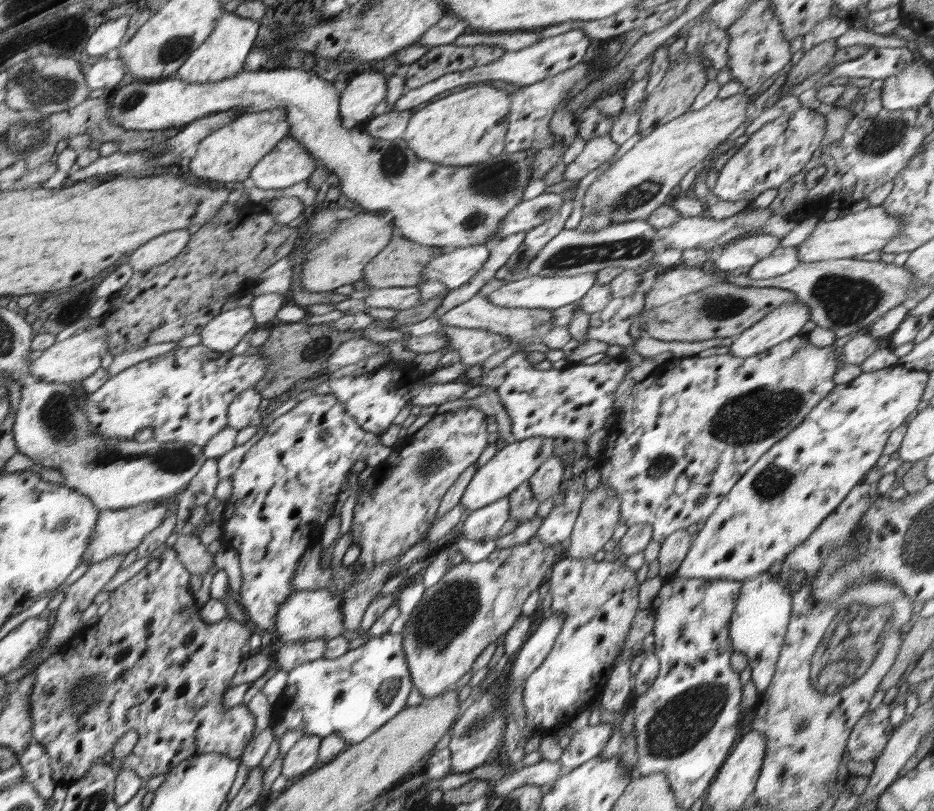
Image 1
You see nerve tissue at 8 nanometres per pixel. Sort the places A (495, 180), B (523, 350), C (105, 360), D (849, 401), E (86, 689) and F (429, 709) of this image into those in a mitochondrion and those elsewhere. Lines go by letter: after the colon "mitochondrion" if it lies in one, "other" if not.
A: mitochondrion
B: other
C: other
D: other
E: mitochondrion
F: other

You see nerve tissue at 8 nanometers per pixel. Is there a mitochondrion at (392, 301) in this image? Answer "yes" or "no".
no

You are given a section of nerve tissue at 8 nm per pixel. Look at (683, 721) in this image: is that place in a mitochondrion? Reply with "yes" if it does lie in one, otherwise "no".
yes

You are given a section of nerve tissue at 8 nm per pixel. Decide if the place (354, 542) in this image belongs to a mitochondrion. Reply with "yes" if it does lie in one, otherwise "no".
no

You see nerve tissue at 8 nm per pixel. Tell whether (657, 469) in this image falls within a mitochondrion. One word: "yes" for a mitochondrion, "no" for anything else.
yes

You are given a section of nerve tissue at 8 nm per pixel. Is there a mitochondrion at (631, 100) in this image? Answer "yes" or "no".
no

